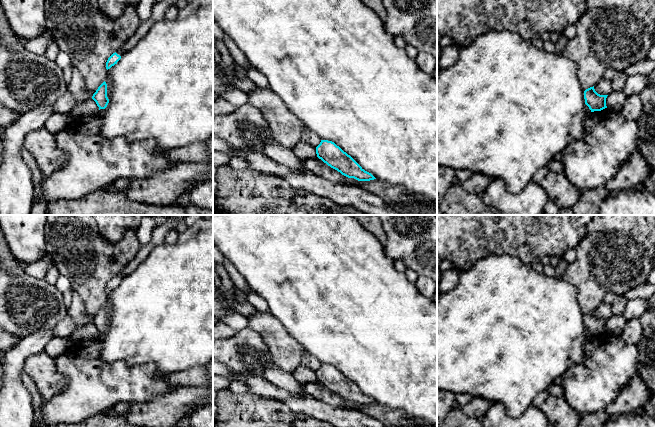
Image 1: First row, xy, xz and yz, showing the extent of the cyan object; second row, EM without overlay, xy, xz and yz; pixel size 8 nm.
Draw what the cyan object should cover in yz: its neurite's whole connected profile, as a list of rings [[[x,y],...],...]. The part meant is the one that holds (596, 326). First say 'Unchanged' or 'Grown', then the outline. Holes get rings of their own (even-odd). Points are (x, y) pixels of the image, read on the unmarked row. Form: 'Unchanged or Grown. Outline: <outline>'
Unchanged. Outline: [[[594,310],[586,313],[584,315],[584,323],[585,323],[585,328],[589,331],[591,336],[594,335],[601,335],[605,332],[606,330],[606,322],[608,319],[600,319],[598,318]]]

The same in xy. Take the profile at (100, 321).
Unchanged. Outline: [[[104,305],[93,318],[92,323],[96,326],[97,330],[100,333],[105,333],[109,327],[107,321],[107,308]]]

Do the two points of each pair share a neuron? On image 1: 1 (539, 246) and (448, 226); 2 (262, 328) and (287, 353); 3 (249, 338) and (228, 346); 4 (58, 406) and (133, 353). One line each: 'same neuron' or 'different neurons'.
1: same neuron
2: same neuron
3: same neuron
4: different neurons

